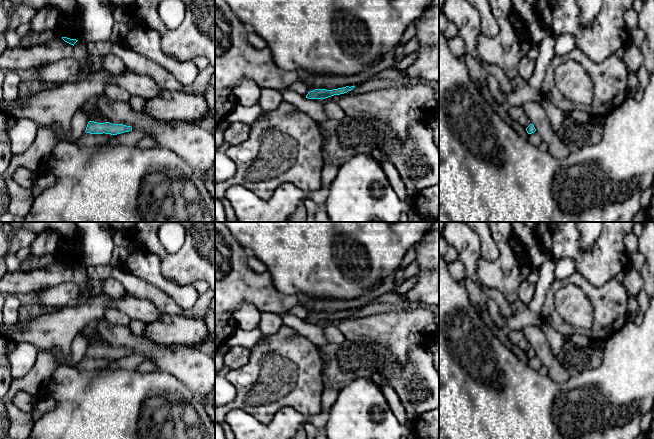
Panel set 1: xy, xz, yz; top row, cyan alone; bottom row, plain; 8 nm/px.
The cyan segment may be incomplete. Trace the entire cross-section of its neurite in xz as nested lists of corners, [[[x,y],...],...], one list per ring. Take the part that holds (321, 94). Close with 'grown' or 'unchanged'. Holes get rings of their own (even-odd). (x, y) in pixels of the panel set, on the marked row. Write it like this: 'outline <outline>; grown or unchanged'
outline [[[346,86],[338,89],[333,90],[326,90],[326,89],[315,89],[313,91],[308,92],[306,98],[308,99],[325,99],[334,95],[340,95],[351,91],[355,86]]]; unchanged

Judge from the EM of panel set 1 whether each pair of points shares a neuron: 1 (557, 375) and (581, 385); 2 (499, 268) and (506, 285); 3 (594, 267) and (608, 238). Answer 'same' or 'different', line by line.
1: different
2: same
3: same

